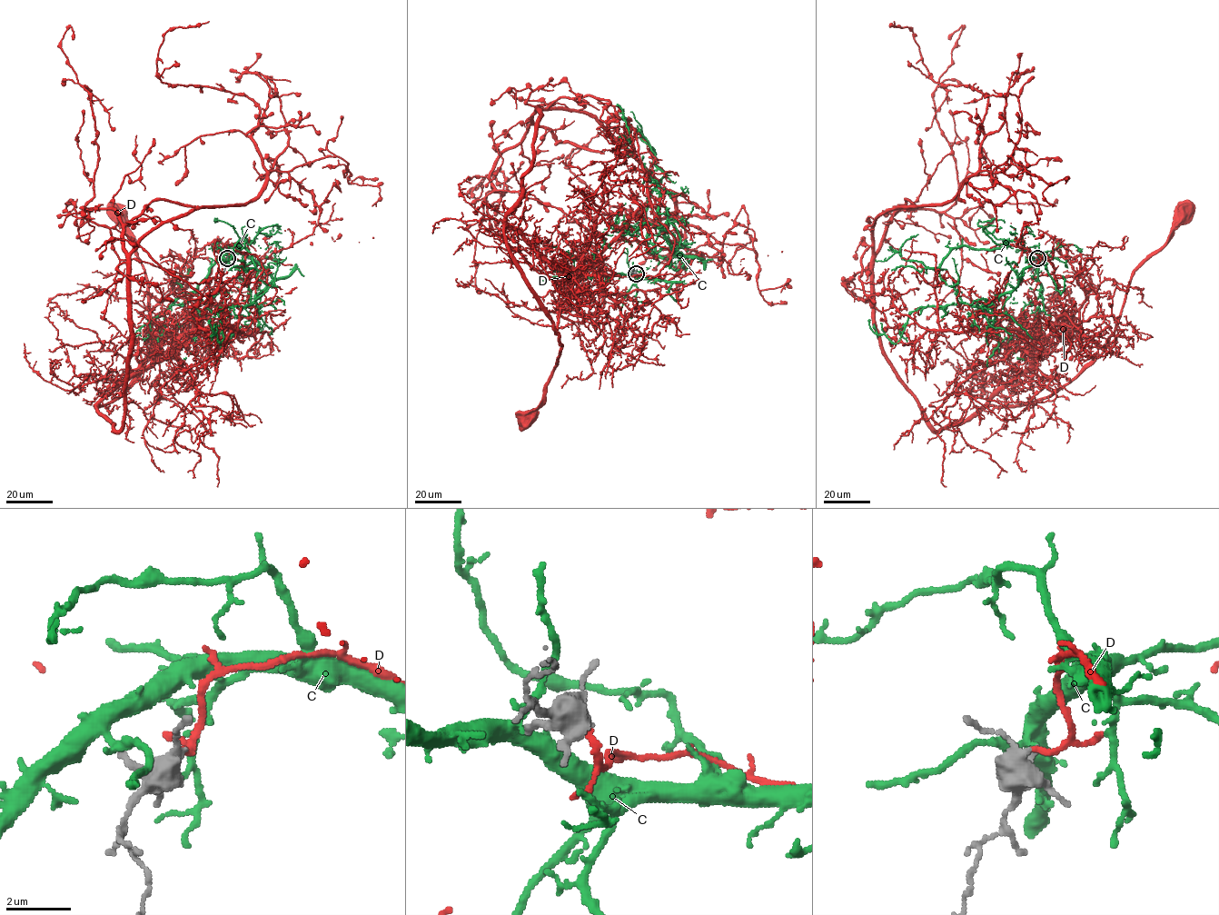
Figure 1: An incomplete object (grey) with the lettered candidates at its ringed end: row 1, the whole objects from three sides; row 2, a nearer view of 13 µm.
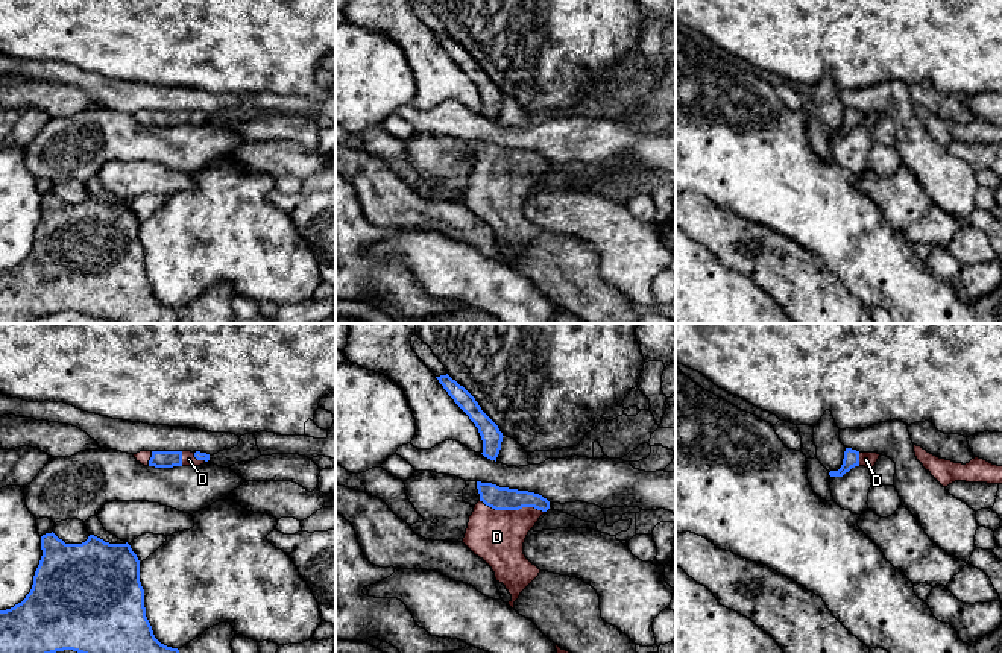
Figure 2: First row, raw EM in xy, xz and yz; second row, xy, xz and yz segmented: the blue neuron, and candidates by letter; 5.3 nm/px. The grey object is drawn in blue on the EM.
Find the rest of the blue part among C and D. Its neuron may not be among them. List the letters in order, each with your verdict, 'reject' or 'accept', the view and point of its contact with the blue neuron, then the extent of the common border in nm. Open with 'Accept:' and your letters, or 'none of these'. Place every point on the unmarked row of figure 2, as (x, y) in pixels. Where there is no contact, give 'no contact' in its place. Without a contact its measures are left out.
Accept: D
C: reject; no contact
D: accept; meets blue in xz at (512, 169); contact 360 nm long

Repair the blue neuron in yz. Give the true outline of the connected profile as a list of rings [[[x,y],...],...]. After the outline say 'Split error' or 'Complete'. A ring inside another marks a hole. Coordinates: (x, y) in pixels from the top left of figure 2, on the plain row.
[[[846,108],[841,128],[838,131],[830,131],[829,135],[843,137],[855,126],[865,126],[871,129],[876,125],[879,115],[881,114],[878,112],[859,112],[856,109]]]. Split error

